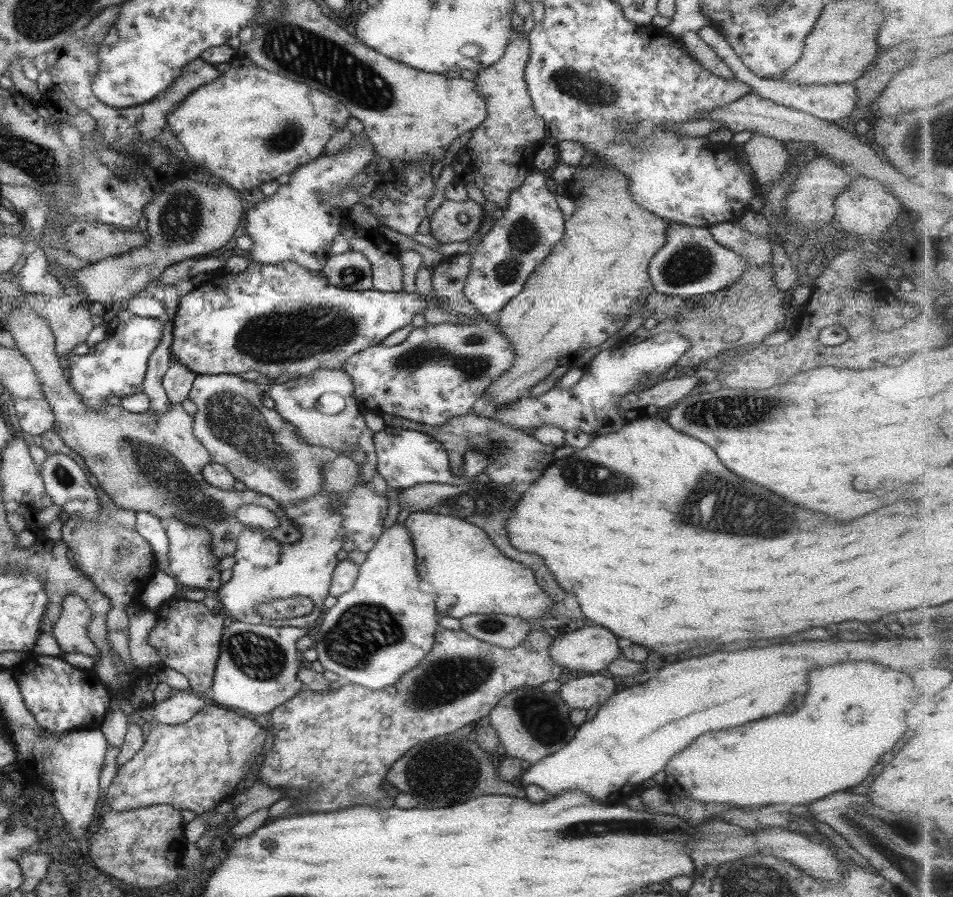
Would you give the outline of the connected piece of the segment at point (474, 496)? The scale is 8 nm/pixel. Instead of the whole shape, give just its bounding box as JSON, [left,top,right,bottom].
[396,481,565,611]

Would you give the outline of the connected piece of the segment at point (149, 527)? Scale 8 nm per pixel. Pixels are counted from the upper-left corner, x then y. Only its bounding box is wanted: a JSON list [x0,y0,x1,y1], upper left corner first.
[135,513,169,573]

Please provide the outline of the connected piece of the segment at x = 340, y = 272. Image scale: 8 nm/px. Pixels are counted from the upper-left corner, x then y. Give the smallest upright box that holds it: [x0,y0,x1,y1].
[321,251,372,291]

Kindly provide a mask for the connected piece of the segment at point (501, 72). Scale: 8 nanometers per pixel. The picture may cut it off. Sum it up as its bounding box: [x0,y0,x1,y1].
[449,26,546,215]

